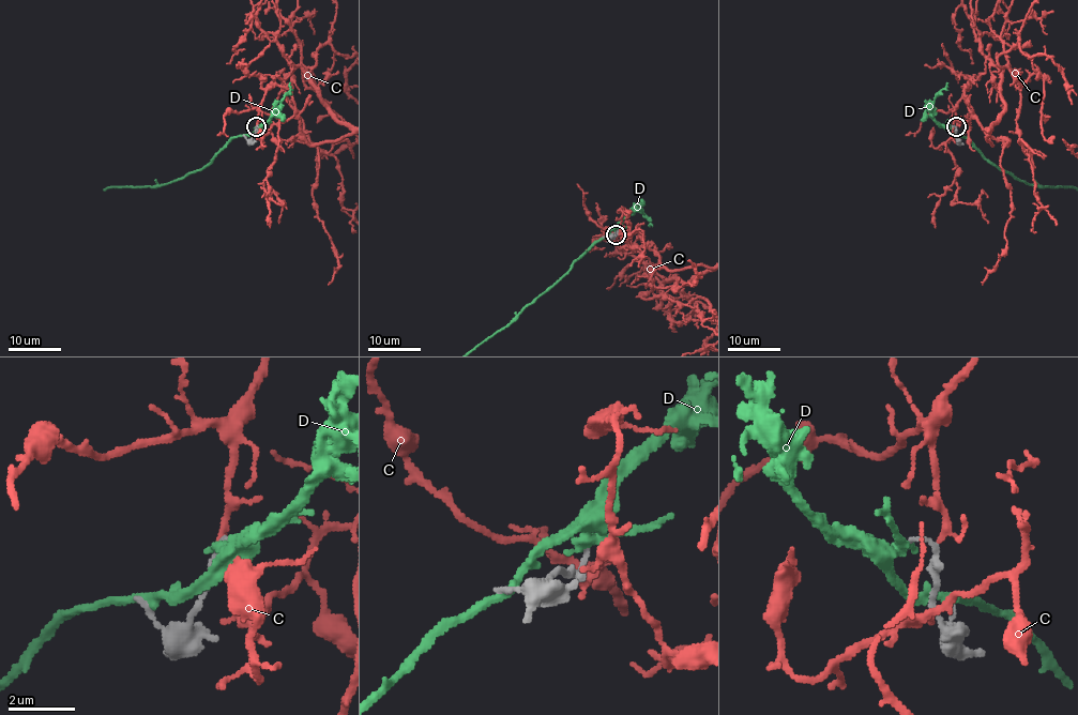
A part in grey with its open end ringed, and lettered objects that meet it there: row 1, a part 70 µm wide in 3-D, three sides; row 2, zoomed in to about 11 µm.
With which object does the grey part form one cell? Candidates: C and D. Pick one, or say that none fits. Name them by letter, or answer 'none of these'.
C

